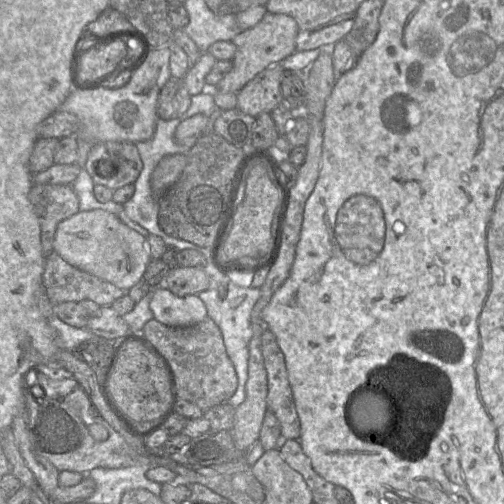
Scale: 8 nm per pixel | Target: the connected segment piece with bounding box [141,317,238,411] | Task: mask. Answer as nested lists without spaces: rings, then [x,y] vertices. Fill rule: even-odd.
[[[210,317],[186,327],[171,327],[152,319],[144,325],[141,332],[171,365],[180,399],[188,400],[207,411],[226,403],[236,391],[236,371],[227,355],[222,333]]]

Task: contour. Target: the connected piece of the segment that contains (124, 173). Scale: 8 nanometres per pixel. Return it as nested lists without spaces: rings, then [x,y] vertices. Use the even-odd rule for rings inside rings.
[[[129,141],[93,142],[85,162],[94,185],[104,185],[112,191],[135,183],[142,168],[136,144]]]

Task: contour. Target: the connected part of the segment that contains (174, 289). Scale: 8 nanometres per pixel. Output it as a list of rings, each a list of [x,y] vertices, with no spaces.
[[[176,266],[175,268],[171,269],[169,273],[163,278],[163,280],[157,286],[151,287],[159,287],[165,288],[170,290],[174,295],[178,297],[184,297],[189,295],[197,295],[202,291],[210,289],[210,277],[207,274],[204,266],[194,266],[194,267],[180,267]]]

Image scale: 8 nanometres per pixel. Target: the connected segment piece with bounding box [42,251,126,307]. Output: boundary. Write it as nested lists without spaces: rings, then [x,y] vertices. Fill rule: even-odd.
[[[55,251],[46,255],[42,282],[53,306],[63,302],[91,300],[100,307],[111,306],[126,291],[79,270]]]

